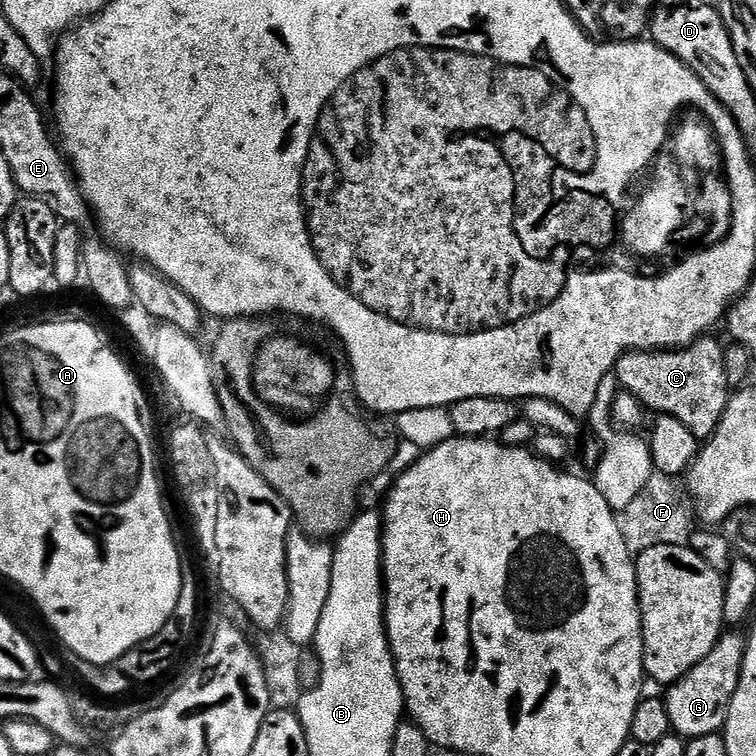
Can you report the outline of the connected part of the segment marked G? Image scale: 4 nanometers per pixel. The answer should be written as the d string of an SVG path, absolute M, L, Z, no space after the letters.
M725 631L718 638L714 650L710 650L710 654L706 654L706 658L702 658L702 662L698 662L698 666L690 669L681 680L667 685L665 692L668 693L663 693L662 699L670 714L672 729L686 740L717 735L724 727L730 702L734 702L734 690L738 690L748 645L747 639L736 632L739 631Z

